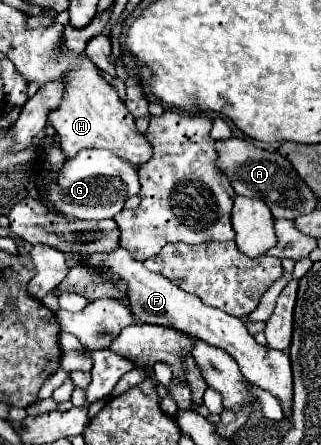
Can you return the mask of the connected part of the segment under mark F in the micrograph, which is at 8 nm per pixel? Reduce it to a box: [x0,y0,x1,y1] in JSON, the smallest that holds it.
[80,246,292,418]

